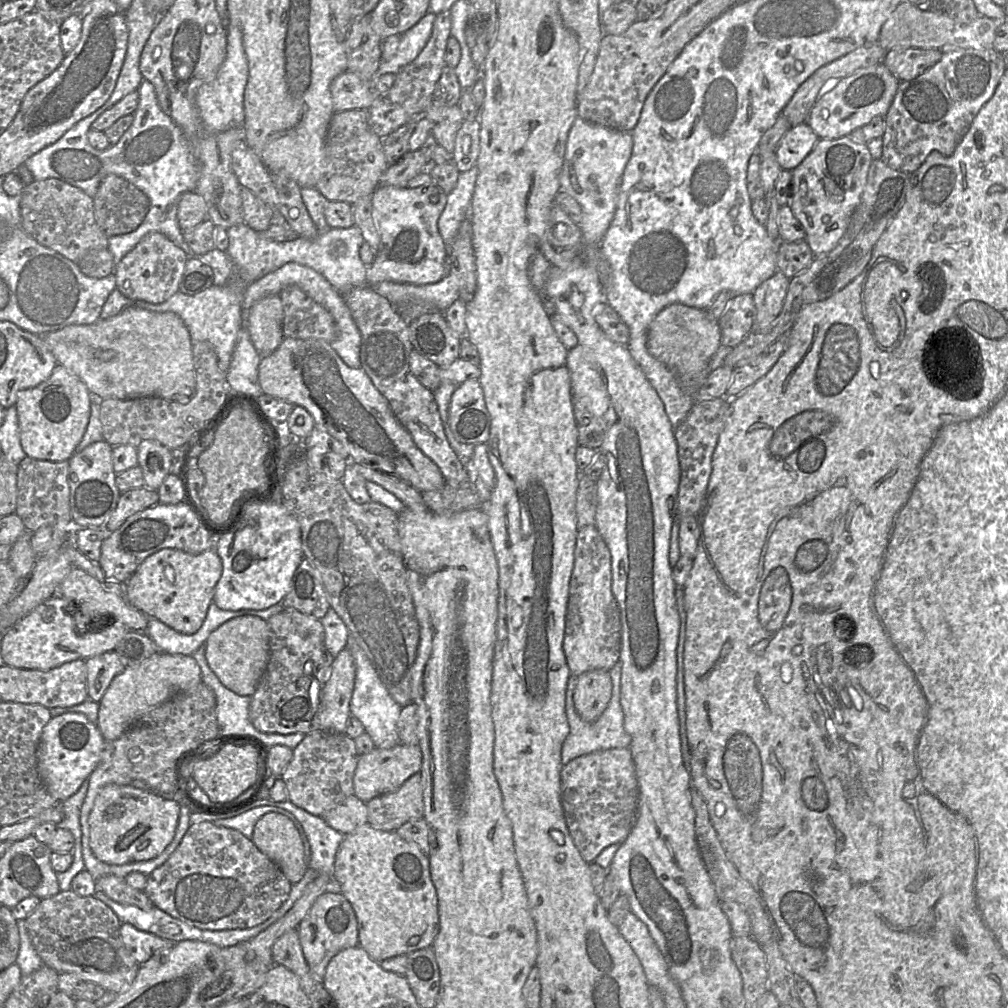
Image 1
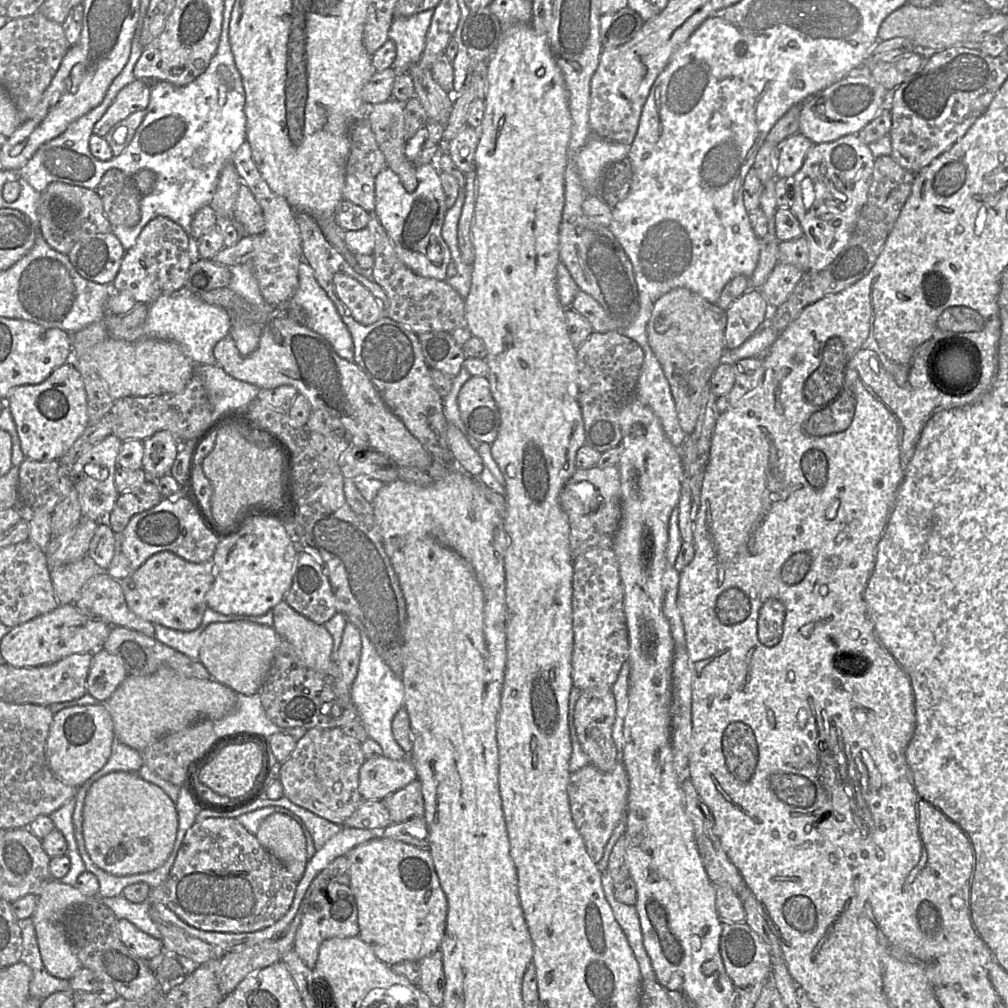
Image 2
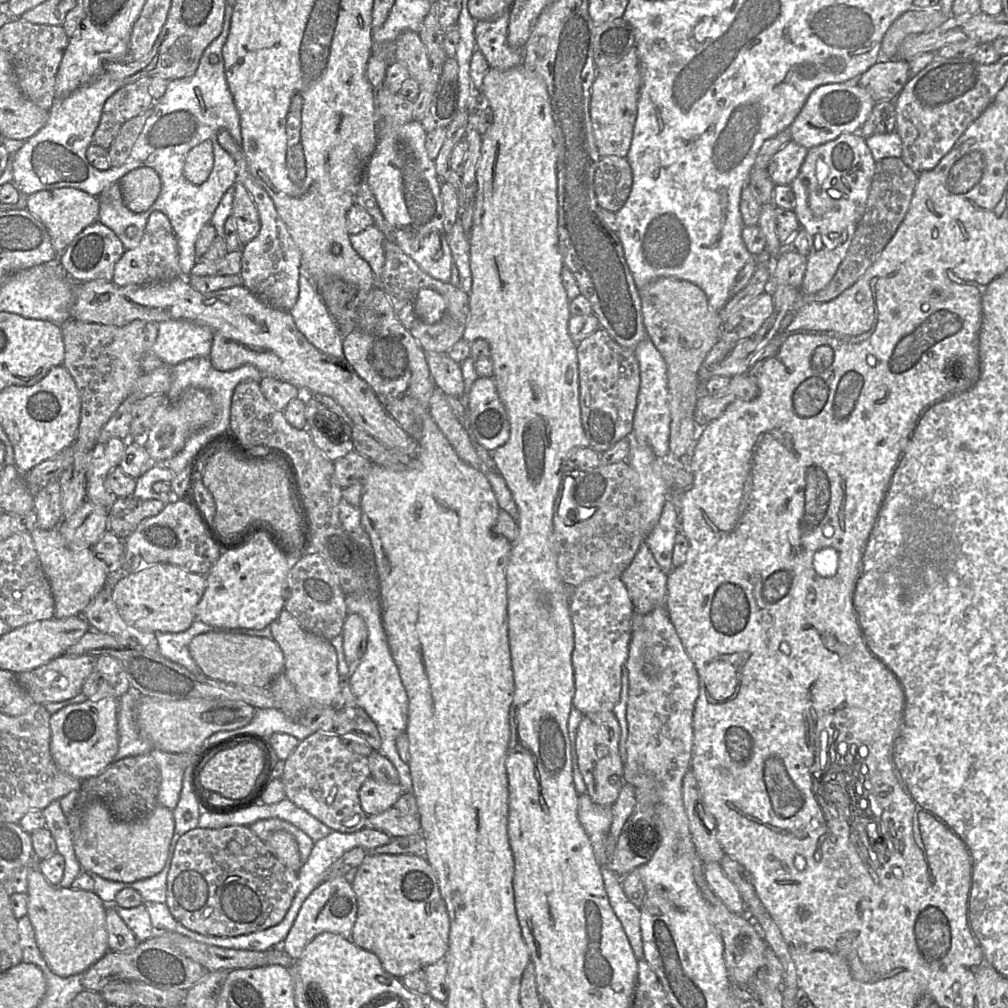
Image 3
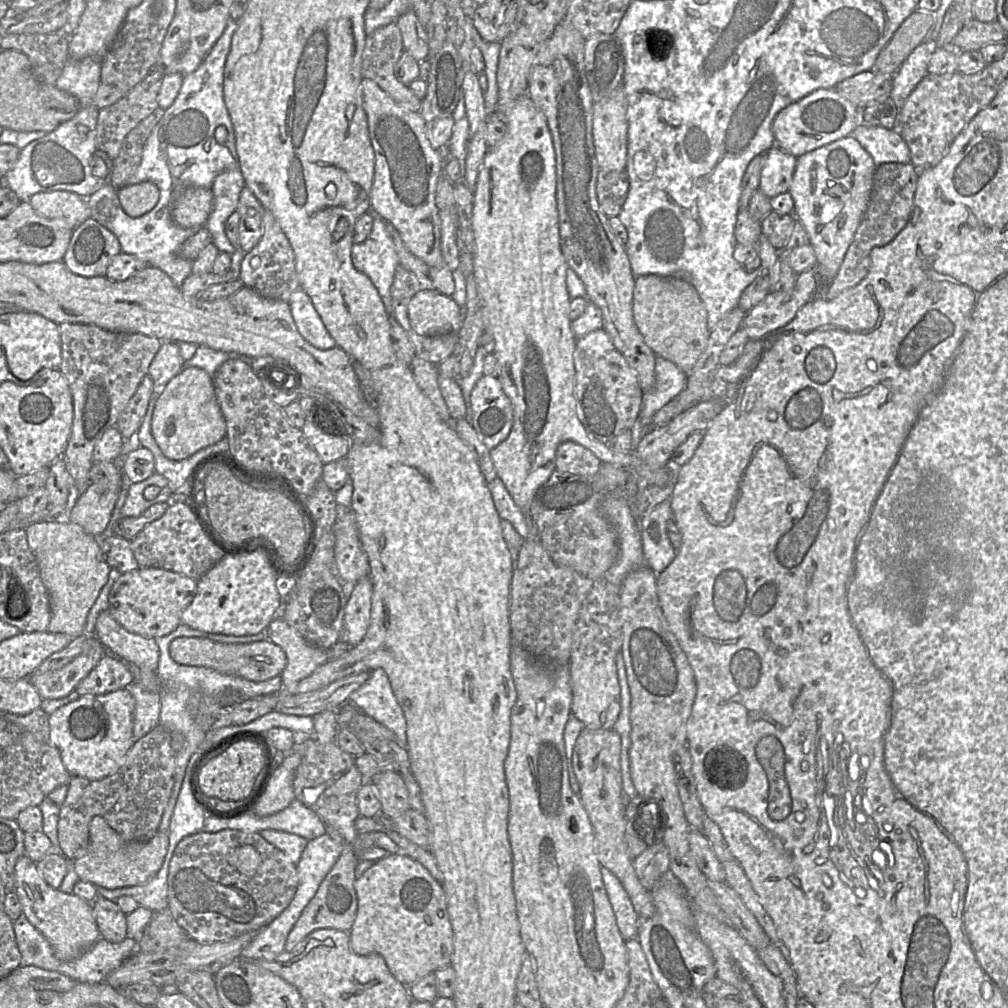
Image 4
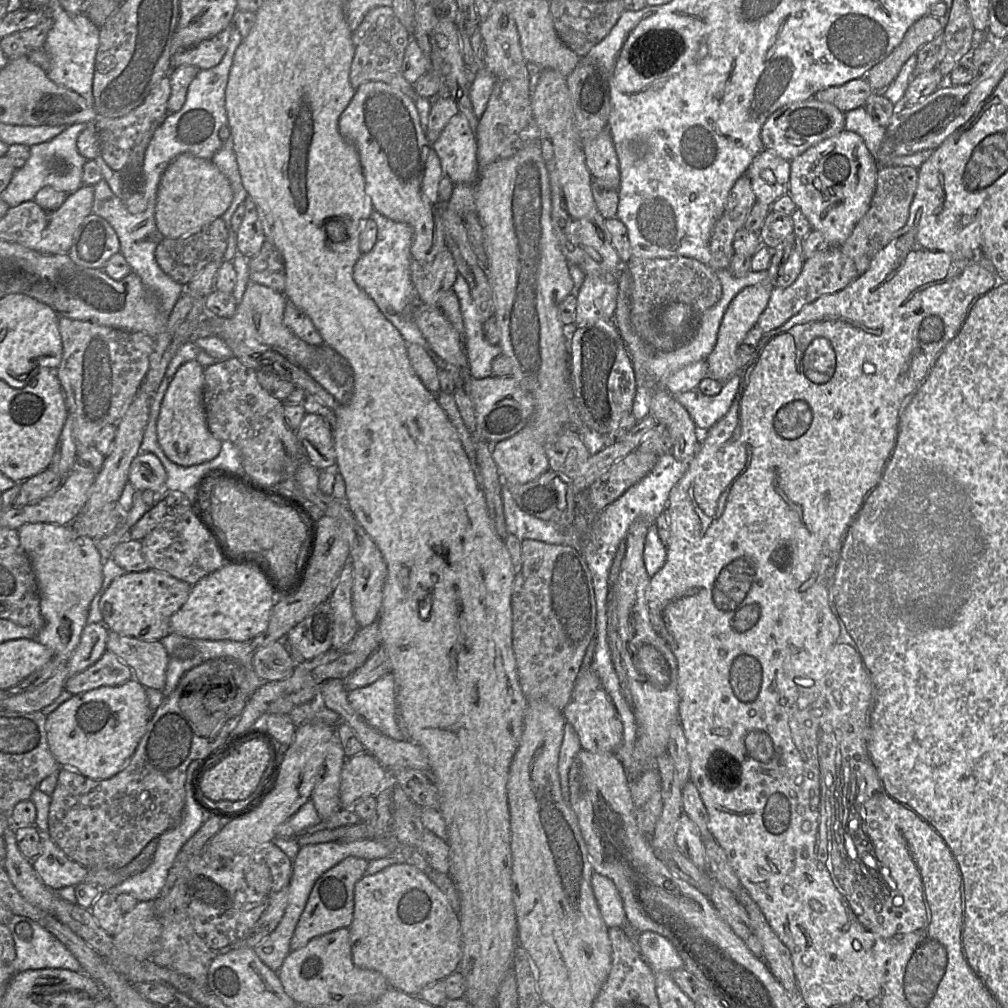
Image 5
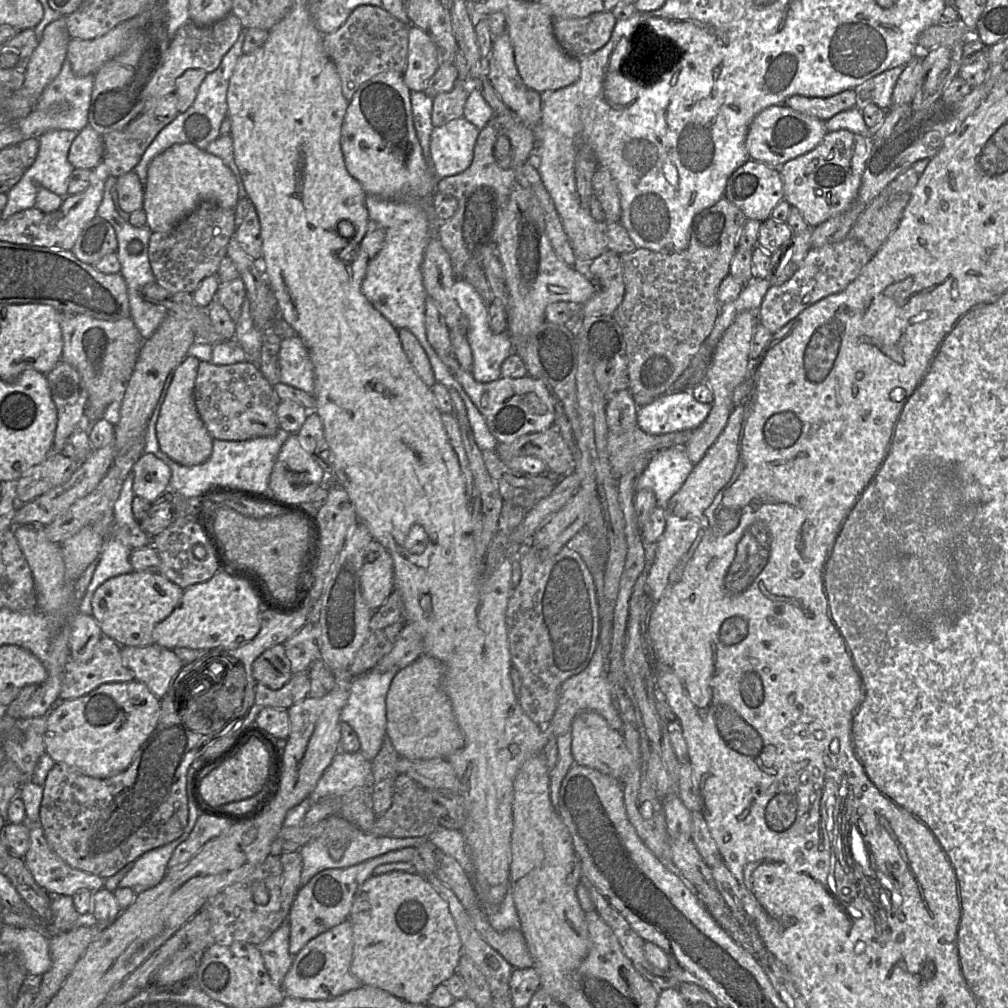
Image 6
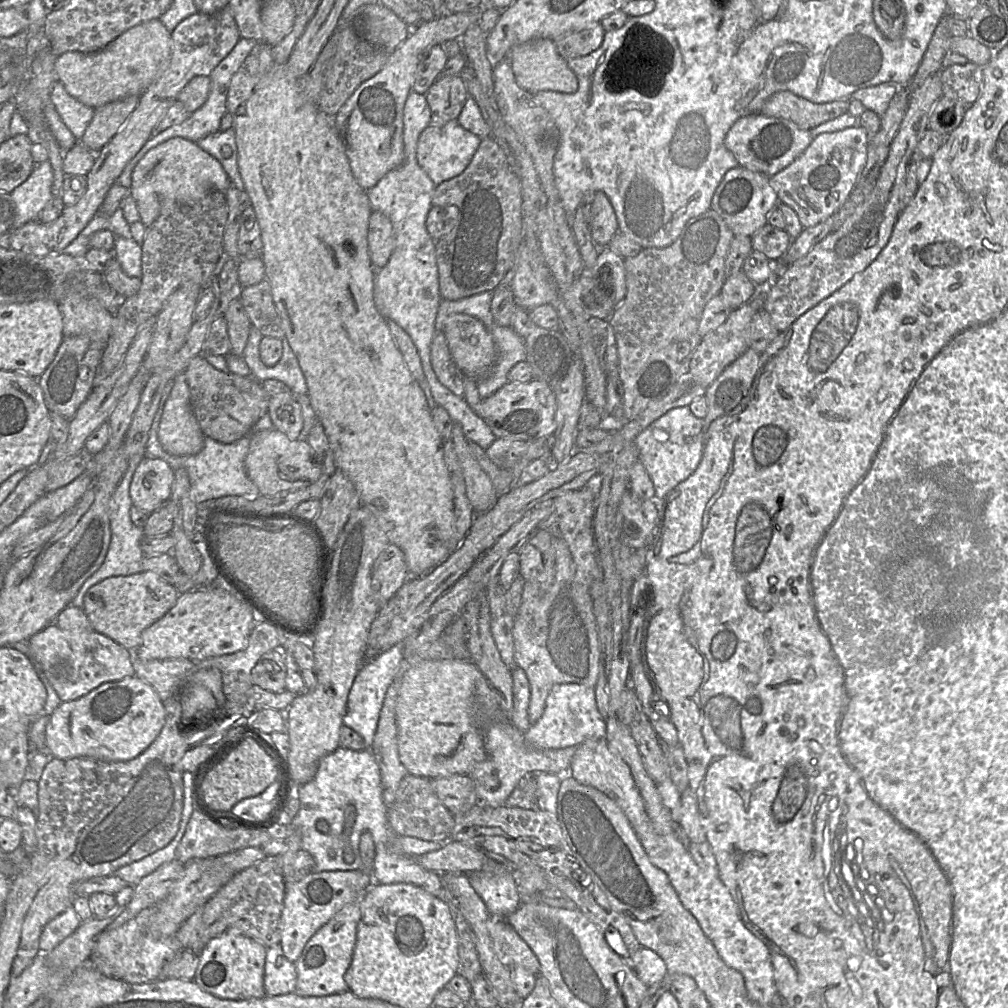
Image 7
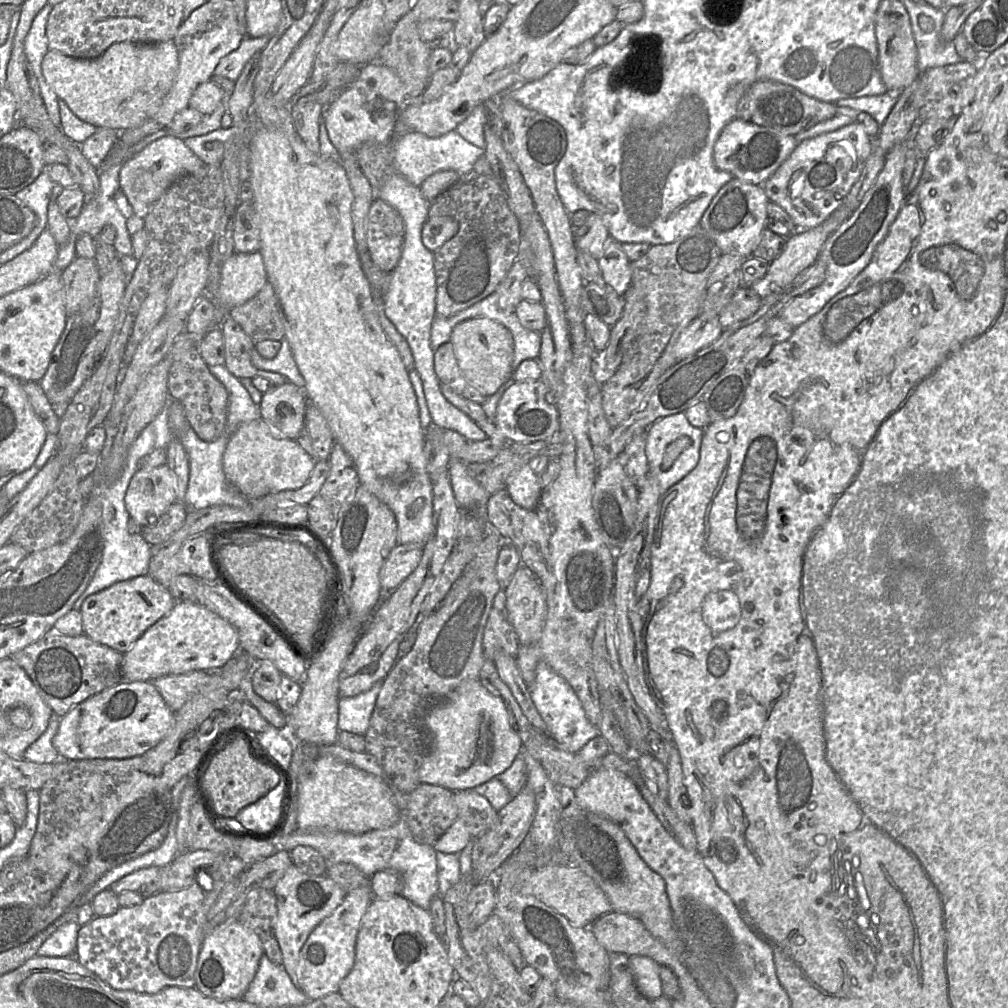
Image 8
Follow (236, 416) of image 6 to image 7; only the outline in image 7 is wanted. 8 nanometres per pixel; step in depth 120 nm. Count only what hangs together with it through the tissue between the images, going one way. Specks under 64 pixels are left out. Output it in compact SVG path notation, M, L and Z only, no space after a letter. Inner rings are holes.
M203 354L191 360L184 374L199 426L205 436L217 442L230 444L250 435L258 420L268 413L271 396L254 377L217 370L207 362Z

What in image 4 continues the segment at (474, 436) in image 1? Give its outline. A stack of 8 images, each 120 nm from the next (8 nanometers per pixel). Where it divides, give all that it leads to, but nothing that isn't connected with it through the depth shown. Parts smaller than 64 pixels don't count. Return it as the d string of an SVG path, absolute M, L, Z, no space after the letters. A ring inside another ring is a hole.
M484 375L472 391L470 405L472 426L487 448L507 439L514 424L513 407L498 378Z

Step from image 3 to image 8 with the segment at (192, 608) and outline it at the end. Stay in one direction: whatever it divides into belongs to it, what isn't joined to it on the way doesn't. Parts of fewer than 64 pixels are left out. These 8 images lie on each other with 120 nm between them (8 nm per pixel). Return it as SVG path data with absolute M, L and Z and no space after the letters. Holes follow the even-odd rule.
M138 576L117 582L88 596L80 609L83 632L91 640L125 654L133 644L174 607L170 591L151 576Z

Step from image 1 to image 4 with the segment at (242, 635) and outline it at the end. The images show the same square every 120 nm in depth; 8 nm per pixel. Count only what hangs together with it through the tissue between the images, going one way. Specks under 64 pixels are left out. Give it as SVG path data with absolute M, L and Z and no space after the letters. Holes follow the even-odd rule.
M179 637L170 644L170 656L180 665L207 667L254 682L280 676L287 665L284 650L269 640L247 644L226 644L202 637Z

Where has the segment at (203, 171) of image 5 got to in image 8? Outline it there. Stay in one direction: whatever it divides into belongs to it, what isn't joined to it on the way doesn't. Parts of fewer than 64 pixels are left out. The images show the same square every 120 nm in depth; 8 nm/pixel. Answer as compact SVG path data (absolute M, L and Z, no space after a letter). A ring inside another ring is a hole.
M166 135L151 142L143 150L128 159L119 172L120 189L133 208L134 214L144 219L153 204L179 177L194 173L205 163L184 143L173 135Z

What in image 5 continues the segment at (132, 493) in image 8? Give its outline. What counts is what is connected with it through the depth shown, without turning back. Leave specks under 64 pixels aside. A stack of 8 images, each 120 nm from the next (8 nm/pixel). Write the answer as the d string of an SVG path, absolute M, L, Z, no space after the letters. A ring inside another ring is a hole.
M140 453L130 466L128 481L136 490L161 492L165 488L167 473L153 453Z

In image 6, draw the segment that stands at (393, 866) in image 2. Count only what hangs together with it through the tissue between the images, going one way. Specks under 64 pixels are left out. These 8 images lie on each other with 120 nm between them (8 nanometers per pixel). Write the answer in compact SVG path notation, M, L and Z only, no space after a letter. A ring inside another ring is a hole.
M393 871L379 876L372 875L357 891L349 914L353 932L353 954L350 966L351 973L363 985L373 986L385 990L391 995L412 1004L426 1003L432 992L442 983L445 983L457 971L460 957L463 953L462 943L454 919L450 913L448 903L433 888L433 886L417 873Z

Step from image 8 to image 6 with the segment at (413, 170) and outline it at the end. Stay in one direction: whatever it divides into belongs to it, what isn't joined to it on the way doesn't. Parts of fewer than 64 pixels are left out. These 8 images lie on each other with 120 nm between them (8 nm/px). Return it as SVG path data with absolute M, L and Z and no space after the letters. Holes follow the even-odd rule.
M464 117L434 127L430 138L430 166L437 178L462 173L471 165L479 131Z

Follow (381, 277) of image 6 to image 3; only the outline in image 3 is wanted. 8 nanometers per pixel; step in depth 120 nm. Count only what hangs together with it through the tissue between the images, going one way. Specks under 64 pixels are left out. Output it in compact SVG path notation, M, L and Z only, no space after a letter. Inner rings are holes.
M373 225L358 234L350 234L349 238L356 253L369 264L375 277L379 278L385 262L384 234Z

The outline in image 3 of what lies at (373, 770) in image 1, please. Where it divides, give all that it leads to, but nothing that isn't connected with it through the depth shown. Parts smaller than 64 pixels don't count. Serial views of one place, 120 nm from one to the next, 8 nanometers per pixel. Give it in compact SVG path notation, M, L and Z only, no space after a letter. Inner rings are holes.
M369 776L359 790L360 805L367 816L377 815L393 807L401 794L399 784L379 782Z

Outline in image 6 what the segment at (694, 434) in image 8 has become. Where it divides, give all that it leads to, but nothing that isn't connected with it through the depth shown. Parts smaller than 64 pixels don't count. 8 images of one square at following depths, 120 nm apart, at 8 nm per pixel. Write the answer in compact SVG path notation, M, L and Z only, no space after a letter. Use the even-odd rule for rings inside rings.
M689 389L669 392L638 408L637 427L650 435L694 431L711 409L712 404L698 402ZM672 447L654 453L636 489L649 489L655 497L657 506L666 508L670 498L681 488L694 468L685 448Z

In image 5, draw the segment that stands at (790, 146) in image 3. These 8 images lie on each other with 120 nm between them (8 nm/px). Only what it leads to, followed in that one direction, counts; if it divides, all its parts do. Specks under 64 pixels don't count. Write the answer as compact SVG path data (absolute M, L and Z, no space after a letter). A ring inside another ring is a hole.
M763 150L746 171L756 202L770 207L777 199L788 194L790 161L769 150Z

